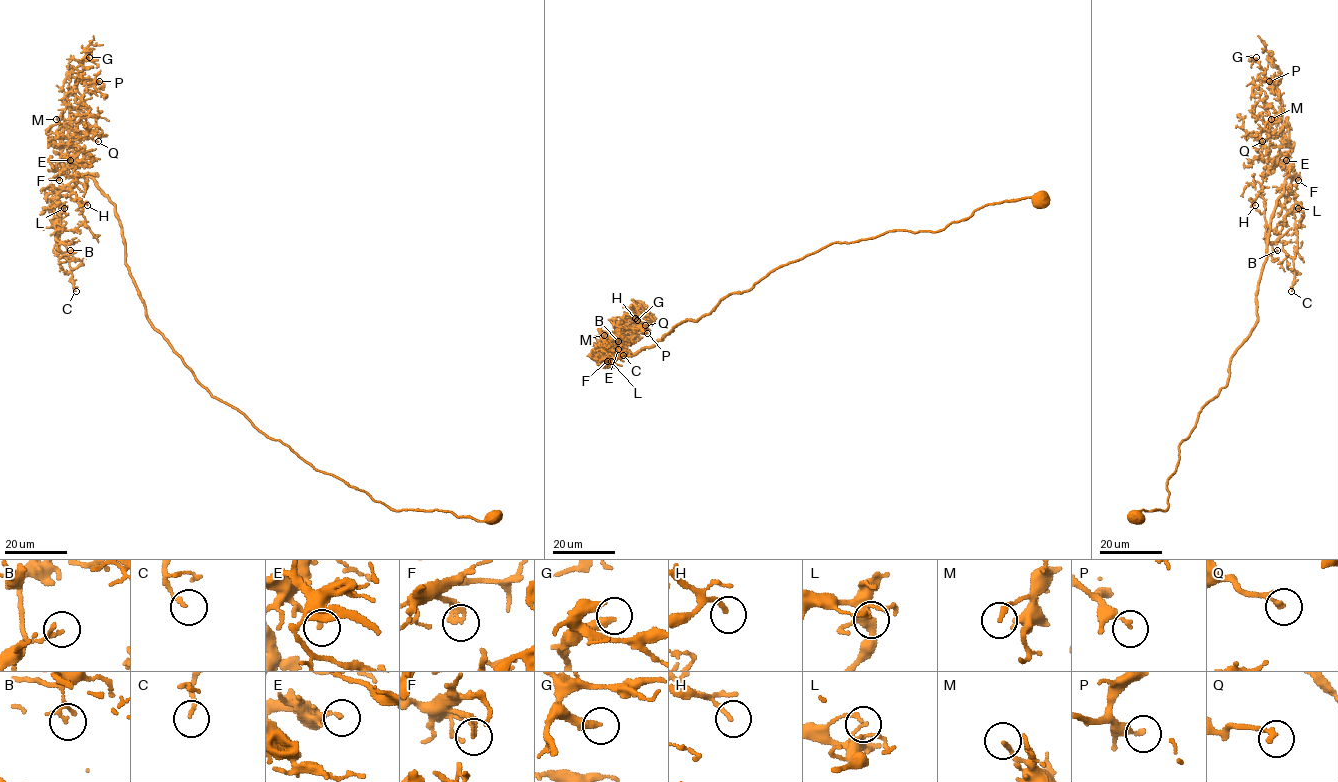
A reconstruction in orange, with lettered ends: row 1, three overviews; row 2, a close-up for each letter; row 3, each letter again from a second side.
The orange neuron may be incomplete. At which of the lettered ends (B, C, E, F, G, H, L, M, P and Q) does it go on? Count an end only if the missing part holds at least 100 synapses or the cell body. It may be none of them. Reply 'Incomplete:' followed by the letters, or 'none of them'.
Incomplete: none of them

